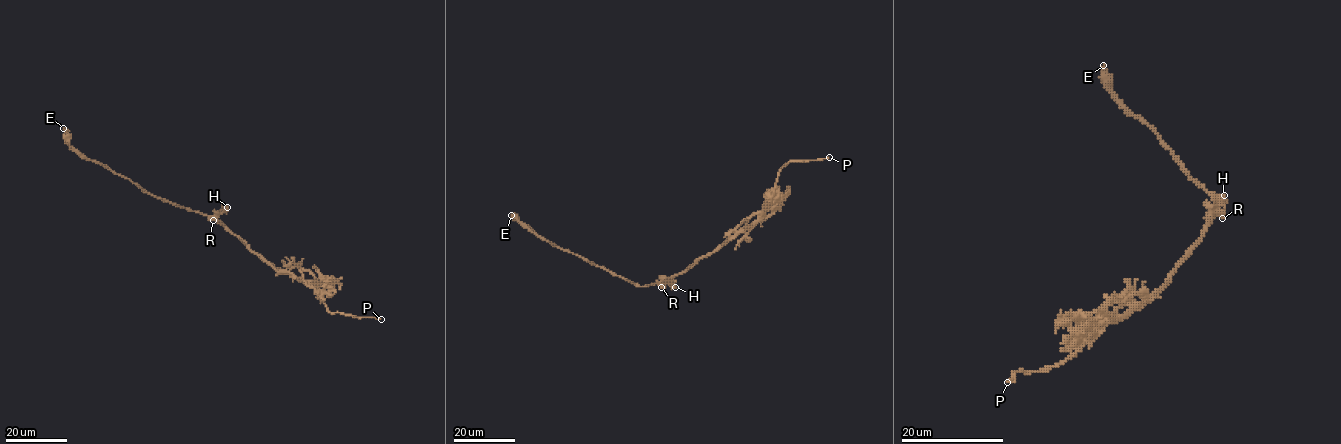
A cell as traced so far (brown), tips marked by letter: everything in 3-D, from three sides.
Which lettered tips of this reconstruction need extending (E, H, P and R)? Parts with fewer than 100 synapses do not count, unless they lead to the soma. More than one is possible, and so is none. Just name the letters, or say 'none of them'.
P

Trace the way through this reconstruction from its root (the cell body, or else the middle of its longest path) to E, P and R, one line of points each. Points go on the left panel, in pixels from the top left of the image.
E: (231, 231), (214, 217), (165, 202), (144, 192), (128, 179), (86, 159), (70, 145), (63, 128)
P: (231, 231), (281, 272), (289, 271), (311, 286), (330, 312), (381, 319)
R: (231, 231), (215, 217), (213, 220)

